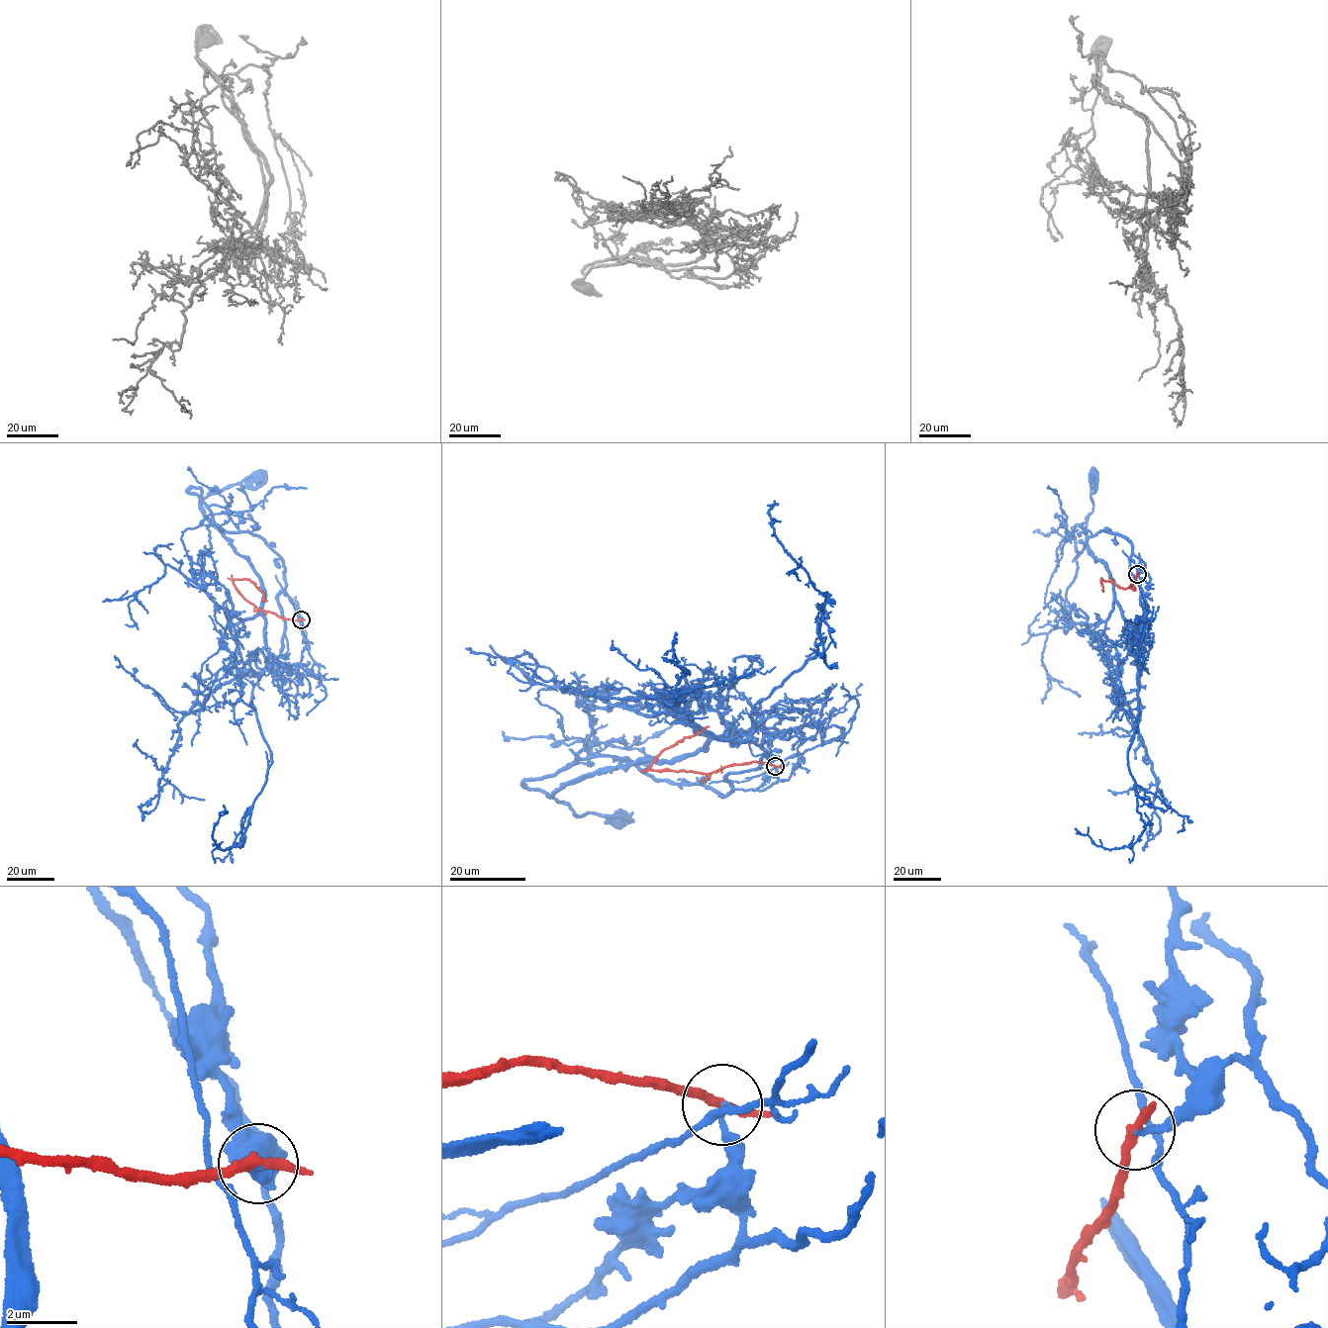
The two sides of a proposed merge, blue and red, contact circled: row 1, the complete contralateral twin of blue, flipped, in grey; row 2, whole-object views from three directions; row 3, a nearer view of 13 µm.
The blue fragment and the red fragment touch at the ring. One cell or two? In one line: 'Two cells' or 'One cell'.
Two cells

